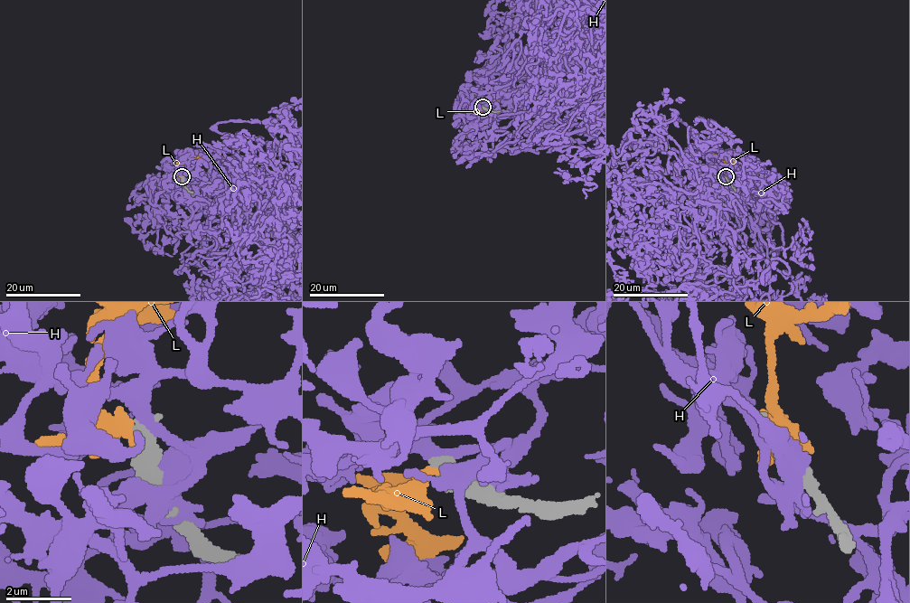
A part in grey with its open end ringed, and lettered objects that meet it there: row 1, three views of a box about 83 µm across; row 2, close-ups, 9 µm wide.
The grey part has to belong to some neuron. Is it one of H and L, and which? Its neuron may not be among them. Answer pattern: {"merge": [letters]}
{"merge": []}

